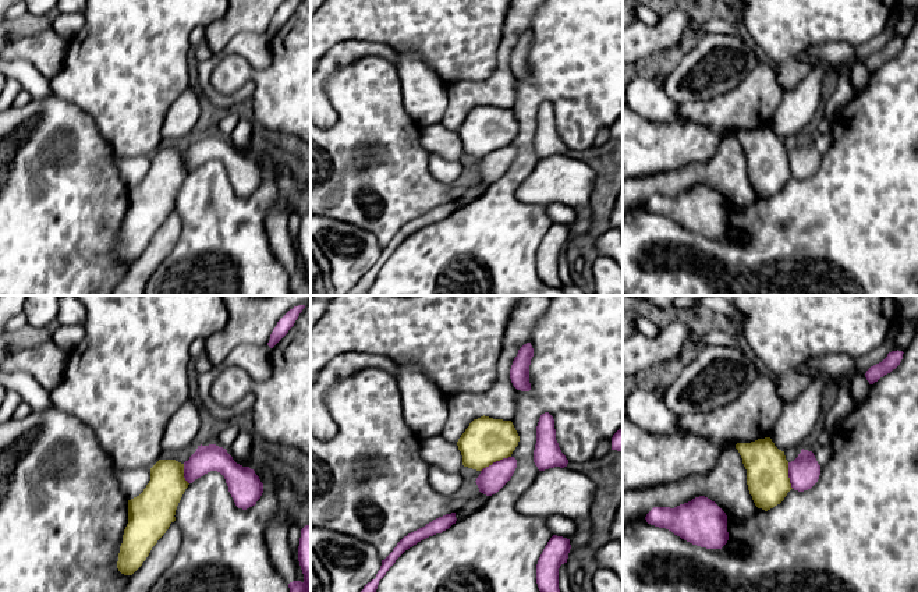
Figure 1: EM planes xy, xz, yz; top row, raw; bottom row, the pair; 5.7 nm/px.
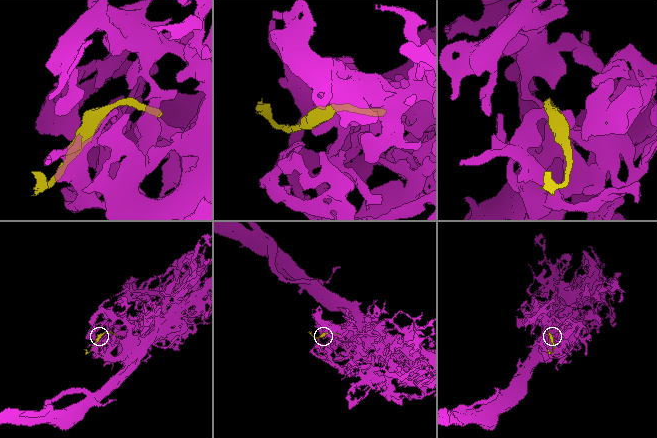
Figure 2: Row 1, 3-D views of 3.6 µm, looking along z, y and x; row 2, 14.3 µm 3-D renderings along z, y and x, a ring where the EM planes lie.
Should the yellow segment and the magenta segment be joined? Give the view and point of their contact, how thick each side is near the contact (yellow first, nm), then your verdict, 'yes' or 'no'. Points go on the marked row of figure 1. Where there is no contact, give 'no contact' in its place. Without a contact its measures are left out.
contact xz (495, 461); calibres 260 and 150 nm; yes

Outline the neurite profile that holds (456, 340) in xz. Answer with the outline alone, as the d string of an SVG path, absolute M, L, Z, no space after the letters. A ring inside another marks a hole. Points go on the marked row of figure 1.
M334 295L325 313L311 329L311 387L315 384L319 372L336 357L347 352L366 352L386 357L398 364L415 364L425 375L447 396L460 393L483 393L489 390L497 379L497 361L503 347L506 327L515 305L525 295Z

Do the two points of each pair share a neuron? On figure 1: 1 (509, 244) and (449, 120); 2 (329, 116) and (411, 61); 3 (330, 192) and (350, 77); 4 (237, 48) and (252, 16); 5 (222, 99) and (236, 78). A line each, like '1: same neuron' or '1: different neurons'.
1: different neurons
2: different neurons
3: same neuron
4: different neurons
5: different neurons

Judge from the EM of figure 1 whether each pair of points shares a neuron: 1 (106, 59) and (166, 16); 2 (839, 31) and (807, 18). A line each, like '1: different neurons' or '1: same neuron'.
1: same neuron
2: same neuron

